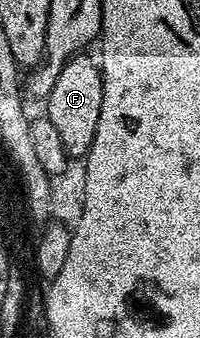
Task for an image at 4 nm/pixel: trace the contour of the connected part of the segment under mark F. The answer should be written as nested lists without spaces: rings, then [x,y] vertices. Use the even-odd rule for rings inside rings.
[[[76,55],[69,58],[61,75],[57,75],[57,83],[53,83],[53,91],[45,99],[45,115],[57,127],[57,135],[61,135],[63,149],[68,158],[86,158],[91,149],[93,135],[97,135],[97,119],[101,119],[101,99],[103,98],[103,70],[100,62],[88,55]]]

